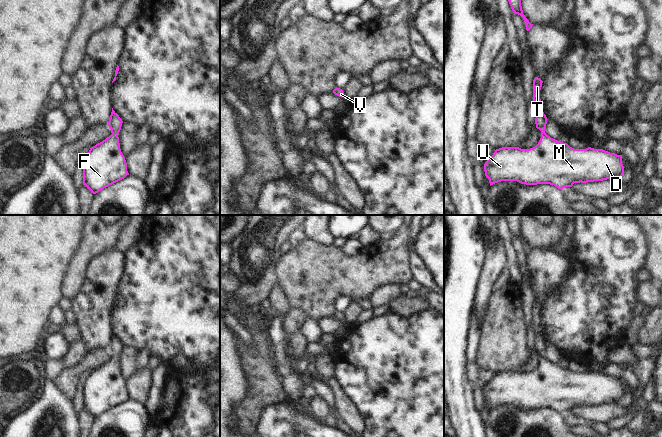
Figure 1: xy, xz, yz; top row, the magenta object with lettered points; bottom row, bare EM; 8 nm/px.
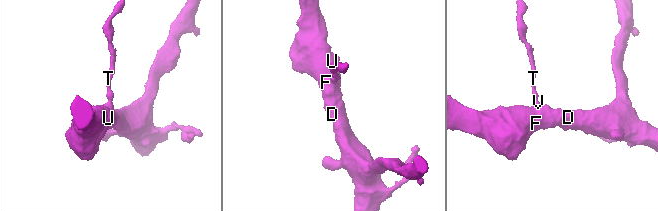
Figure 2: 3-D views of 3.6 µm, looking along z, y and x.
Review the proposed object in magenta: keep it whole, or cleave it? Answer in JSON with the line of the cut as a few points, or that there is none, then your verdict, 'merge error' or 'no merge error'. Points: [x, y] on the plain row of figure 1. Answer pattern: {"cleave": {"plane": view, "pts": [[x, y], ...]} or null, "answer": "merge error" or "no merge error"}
{"cleave": null, "answer": "no merge error"}

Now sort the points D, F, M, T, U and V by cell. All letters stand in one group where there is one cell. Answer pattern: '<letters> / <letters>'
D F M T U V

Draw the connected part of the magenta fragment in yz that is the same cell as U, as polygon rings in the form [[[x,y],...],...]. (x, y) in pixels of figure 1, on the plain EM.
[[[538,301],[533,304],[535,348],[541,355],[538,368],[530,373],[496,373],[484,388],[490,410],[501,405],[517,405],[526,409],[550,408],[561,414],[574,407],[622,402],[622,379],[591,371],[574,373],[545,357],[547,341],[540,323],[542,307]]]

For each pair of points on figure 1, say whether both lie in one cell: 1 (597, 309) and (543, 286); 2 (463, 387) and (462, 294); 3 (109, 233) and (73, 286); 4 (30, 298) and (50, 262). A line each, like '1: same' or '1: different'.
1: different
2: same
3: same
4: same

